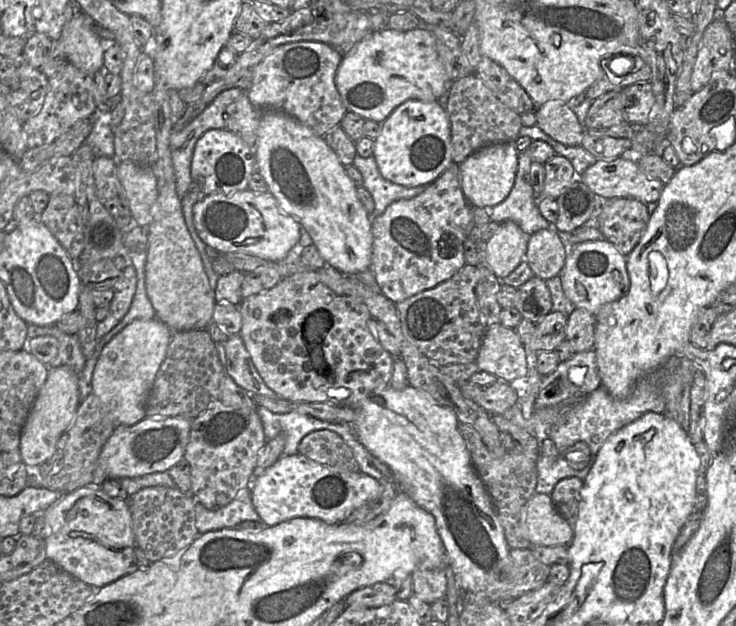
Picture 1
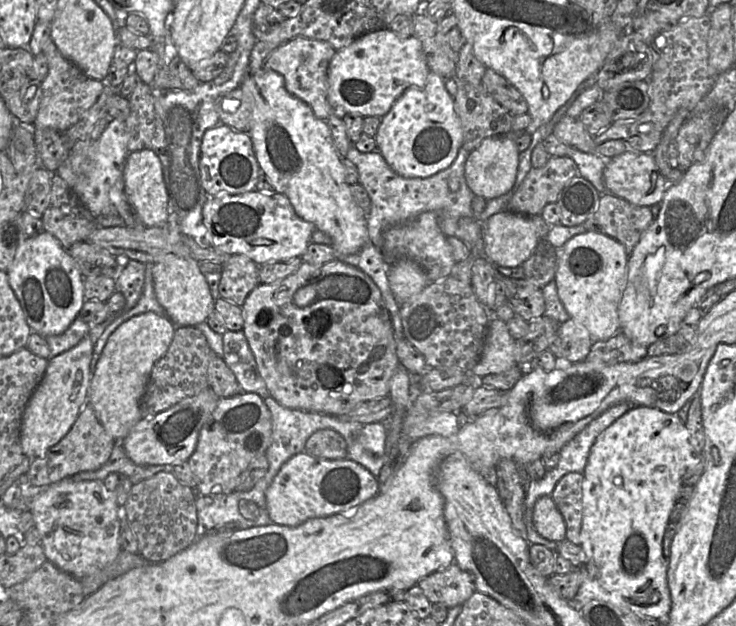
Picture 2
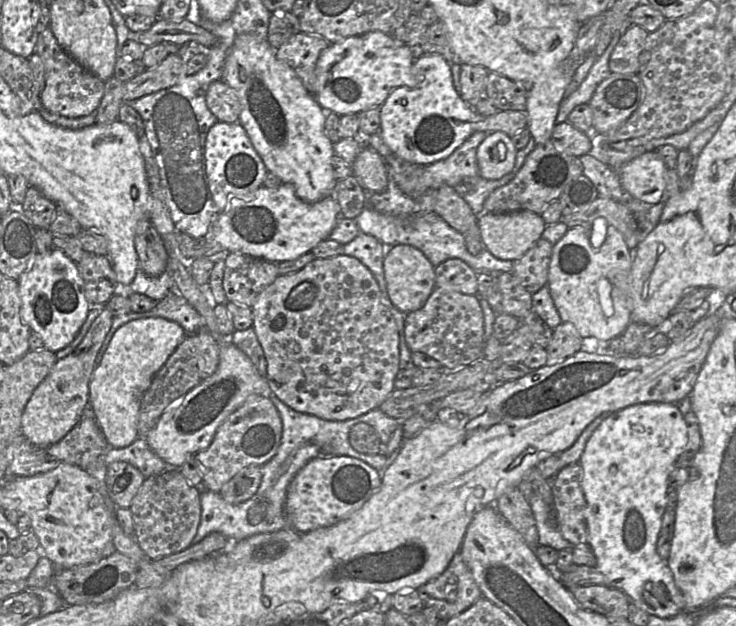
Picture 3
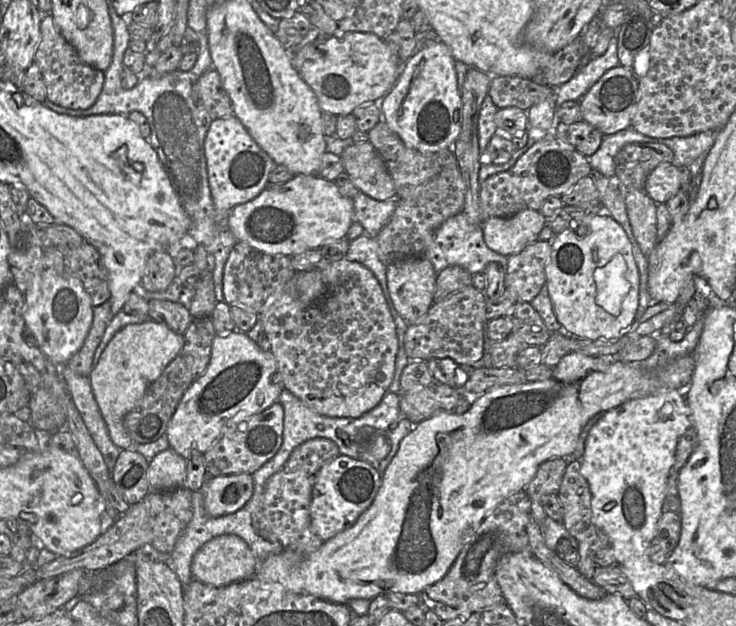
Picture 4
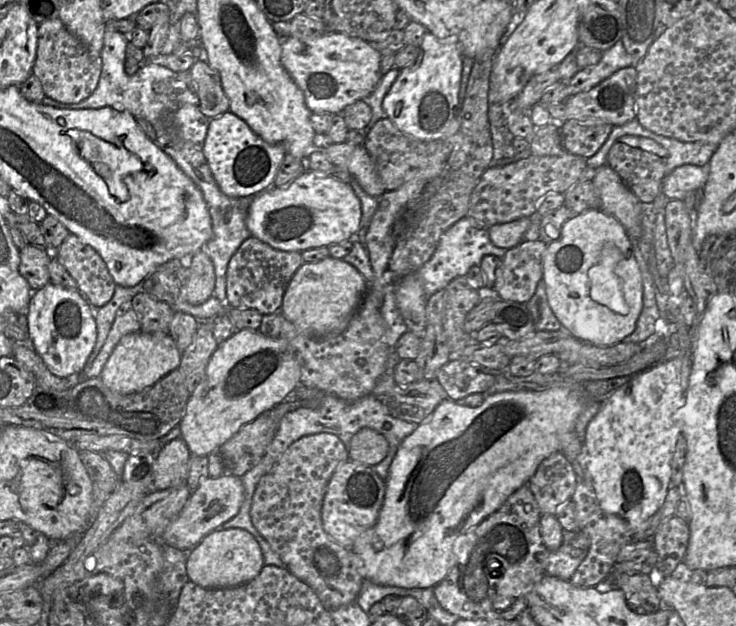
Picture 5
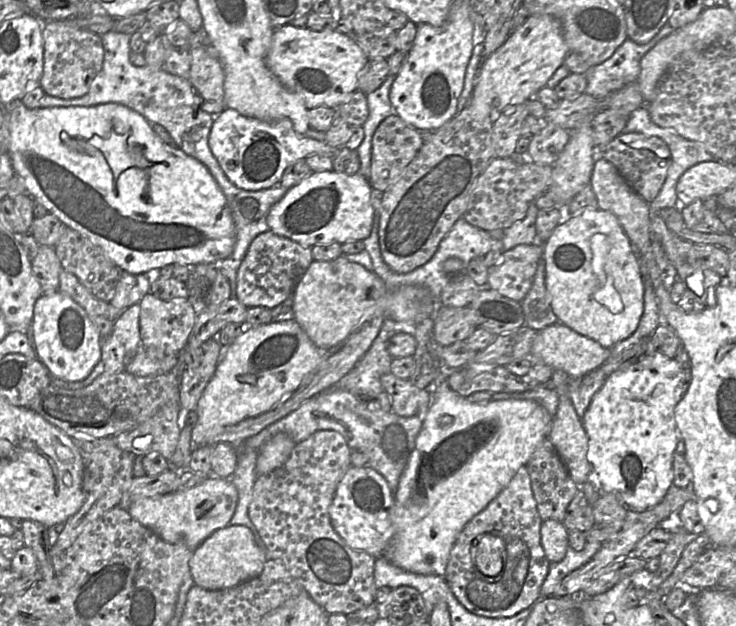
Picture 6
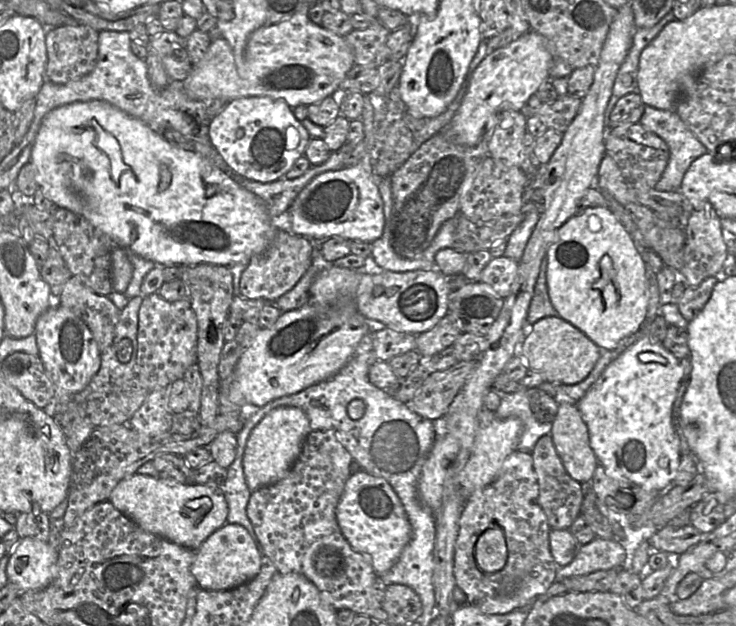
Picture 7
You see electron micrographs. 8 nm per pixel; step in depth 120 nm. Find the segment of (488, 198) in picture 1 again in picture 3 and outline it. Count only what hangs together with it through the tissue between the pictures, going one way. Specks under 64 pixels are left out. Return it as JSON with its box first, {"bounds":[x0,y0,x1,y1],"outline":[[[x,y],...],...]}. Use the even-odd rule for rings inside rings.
{"bounds":[476,132,516,180],"outline":[[[491,132],[479,145],[476,158],[479,176],[488,180],[497,180],[513,169],[516,148],[507,134]]]}

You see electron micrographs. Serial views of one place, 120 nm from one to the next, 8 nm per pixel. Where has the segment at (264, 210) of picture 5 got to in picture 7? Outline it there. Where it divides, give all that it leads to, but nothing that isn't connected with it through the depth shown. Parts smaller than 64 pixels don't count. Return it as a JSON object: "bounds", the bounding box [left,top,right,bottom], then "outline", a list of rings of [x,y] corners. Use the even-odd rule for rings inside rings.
{"bounds":[279,146,384,243],"outline":[[[365,146],[364,155],[357,165],[327,171],[312,179],[294,199],[283,217],[283,227],[279,228],[310,240],[342,237],[348,241],[372,243],[381,237],[384,225],[383,200],[375,184],[370,153]]]}

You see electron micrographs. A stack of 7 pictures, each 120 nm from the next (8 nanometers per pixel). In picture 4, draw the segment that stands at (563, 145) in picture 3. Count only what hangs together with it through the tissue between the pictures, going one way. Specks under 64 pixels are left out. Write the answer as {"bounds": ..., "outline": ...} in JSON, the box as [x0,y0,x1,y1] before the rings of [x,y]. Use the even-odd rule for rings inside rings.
{"bounds":[556,121,604,157],"outline":[[[584,121],[573,124],[560,122],[556,128],[556,136],[563,144],[571,146],[586,157],[598,150],[604,137],[600,130]]]}

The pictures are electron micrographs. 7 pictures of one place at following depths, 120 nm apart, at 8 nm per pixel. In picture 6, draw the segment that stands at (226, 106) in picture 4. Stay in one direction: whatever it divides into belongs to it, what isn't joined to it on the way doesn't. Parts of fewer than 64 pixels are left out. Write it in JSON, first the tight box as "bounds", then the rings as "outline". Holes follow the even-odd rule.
{"bounds":[188,47,225,115],"outline":[[[204,47],[190,49],[191,67],[188,81],[201,98],[201,108],[219,115],[225,108],[225,74],[219,59],[208,55]]]}

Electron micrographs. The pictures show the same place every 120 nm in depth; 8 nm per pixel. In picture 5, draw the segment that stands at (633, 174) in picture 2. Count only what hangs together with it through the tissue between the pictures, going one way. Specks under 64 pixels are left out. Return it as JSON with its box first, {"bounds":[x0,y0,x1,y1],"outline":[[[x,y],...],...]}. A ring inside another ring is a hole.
{"bounds":[662,165,707,200],"outline":[[[682,165],[666,175],[662,183],[662,193],[668,200],[684,200],[690,191],[703,188],[707,178],[707,168]]]}

